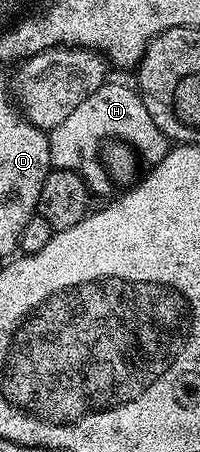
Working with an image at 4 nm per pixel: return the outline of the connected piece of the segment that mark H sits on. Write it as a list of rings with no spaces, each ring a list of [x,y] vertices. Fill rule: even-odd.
[[[105,82],[61,126],[50,129],[49,154],[51,155],[52,168],[73,170],[87,183],[92,193],[99,194],[107,187],[112,187],[113,181],[107,175],[101,159],[101,149],[114,138],[116,141],[130,144],[135,149],[138,159],[154,166],[165,158],[169,150],[167,135],[149,118],[149,110],[145,110],[145,102],[139,97],[138,91],[127,84],[111,84]],[[111,136],[111,137],[110,137]]]

